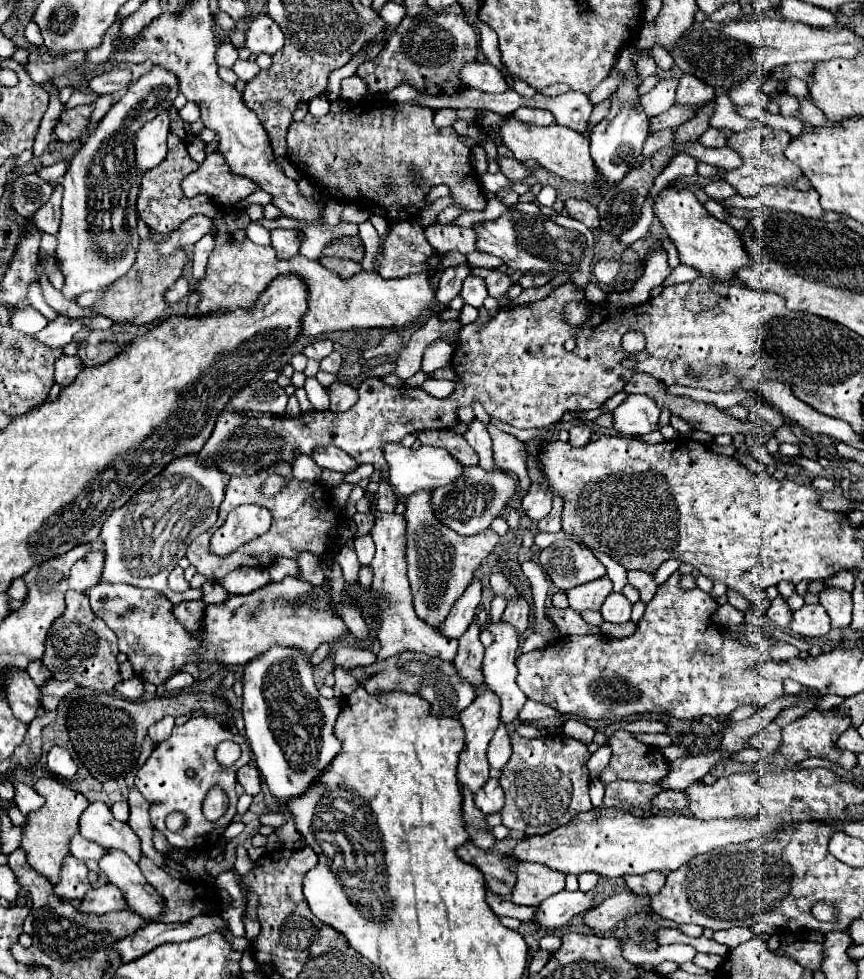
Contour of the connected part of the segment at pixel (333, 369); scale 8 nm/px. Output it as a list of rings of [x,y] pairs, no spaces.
[[[333,352],[331,356],[327,356],[327,358],[323,358],[323,360],[319,362],[319,370],[323,370],[323,372],[331,372],[331,374],[337,374],[339,368],[341,368],[341,364],[343,364],[341,354],[339,354],[339,352]]]

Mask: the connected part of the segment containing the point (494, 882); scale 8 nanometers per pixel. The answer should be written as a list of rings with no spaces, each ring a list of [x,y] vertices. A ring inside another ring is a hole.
[[[507,836],[503,840],[495,840],[495,844],[489,850],[477,848],[475,844],[465,844],[459,848],[459,856],[475,864],[483,872],[487,880],[487,888],[493,894],[501,898],[509,898],[515,888],[515,870],[509,866],[509,858],[517,860],[513,856],[513,850],[519,842],[521,840]]]

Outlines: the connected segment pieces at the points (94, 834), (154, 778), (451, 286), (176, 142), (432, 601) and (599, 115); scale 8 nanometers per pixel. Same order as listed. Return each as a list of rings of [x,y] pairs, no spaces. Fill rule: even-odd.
[[[103,802],[89,804],[81,816],[79,828],[81,828],[83,838],[93,840],[93,842],[101,844],[103,848],[121,850],[133,862],[139,862],[139,858],[141,858],[139,836],[131,830],[131,826],[127,822],[115,820],[107,804],[103,804]]]
[[[193,716],[183,726],[175,726],[173,734],[163,744],[157,744],[157,748],[147,758],[147,762],[137,772],[137,778],[135,778],[137,790],[143,794],[143,798],[147,802],[151,802],[149,814],[151,814],[151,822],[153,822],[155,830],[163,832],[167,842],[173,848],[193,850],[193,848],[201,848],[207,842],[211,842],[211,846],[213,846],[223,836],[227,826],[233,822],[233,816],[237,814],[237,810],[235,810],[235,806],[237,806],[235,774],[241,766],[245,766],[249,762],[249,758],[251,756],[249,756],[247,740],[241,734],[233,734],[229,728],[221,726],[213,716]],[[223,740],[233,740],[241,746],[241,758],[231,768],[221,768],[215,760],[215,748]],[[215,784],[225,788],[225,792],[229,794],[229,810],[217,822],[209,822],[209,820],[205,820],[205,816],[201,812],[201,804],[203,804],[207,790]],[[175,810],[183,812],[187,816],[187,826],[181,832],[169,832],[165,826],[165,816]]]
[[[469,264],[455,266],[455,268],[449,268],[447,272],[443,272],[443,276],[439,278],[437,294],[435,294],[439,308],[433,308],[431,316],[437,316],[441,312],[441,308],[447,308],[447,304],[459,294],[459,288],[461,288],[465,276],[469,276]]]
[[[170,133],[167,139],[167,158],[163,164],[159,164],[159,168],[153,168],[151,172],[143,174],[141,180],[141,192],[137,198],[137,214],[139,218],[149,226],[151,232],[155,234],[171,234],[175,228],[179,228],[187,218],[195,216],[195,214],[203,214],[203,216],[211,216],[211,220],[217,218],[219,208],[215,210],[215,204],[211,204],[211,200],[207,200],[207,196],[195,196],[195,198],[187,198],[181,192],[181,180],[195,172],[199,168],[197,162],[191,160],[191,156],[187,154],[185,142],[181,138],[177,138],[175,134]]]
[[[419,492],[419,496],[407,498],[407,566],[409,566],[409,582],[413,590],[413,604],[417,616],[439,628],[439,624],[445,620],[447,612],[455,604],[455,600],[465,592],[469,586],[473,572],[481,564],[483,558],[499,544],[499,536],[489,528],[487,532],[475,534],[475,536],[459,536],[457,532],[451,532],[447,526],[439,524],[435,514],[431,512],[429,504],[431,492]]]
[[[603,100],[601,104],[597,104],[597,106],[593,108],[593,112],[591,112],[591,118],[589,118],[589,124],[587,124],[587,126],[593,126],[593,124],[601,122],[601,120],[605,118],[607,110],[609,110],[609,100]]]

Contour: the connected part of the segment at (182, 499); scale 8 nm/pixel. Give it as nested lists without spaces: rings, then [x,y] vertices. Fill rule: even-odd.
[[[183,456],[183,460],[173,460],[155,480],[147,482],[137,494],[131,496],[131,500],[117,508],[107,522],[101,528],[101,538],[105,542],[105,568],[103,568],[103,582],[125,582],[135,584],[139,588],[153,588],[157,592],[163,592],[173,604],[179,604],[183,600],[195,598],[185,594],[175,594],[167,588],[167,576],[177,566],[177,562],[185,556],[189,544],[205,530],[209,530],[217,520],[219,504],[225,496],[225,484],[227,476],[219,472],[217,468],[203,468],[197,464],[197,456]]]

